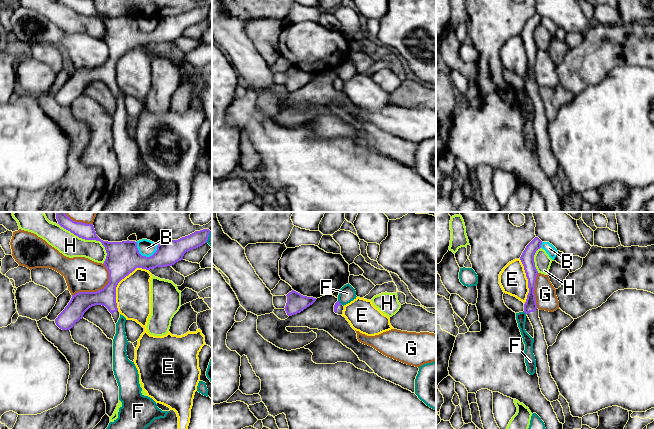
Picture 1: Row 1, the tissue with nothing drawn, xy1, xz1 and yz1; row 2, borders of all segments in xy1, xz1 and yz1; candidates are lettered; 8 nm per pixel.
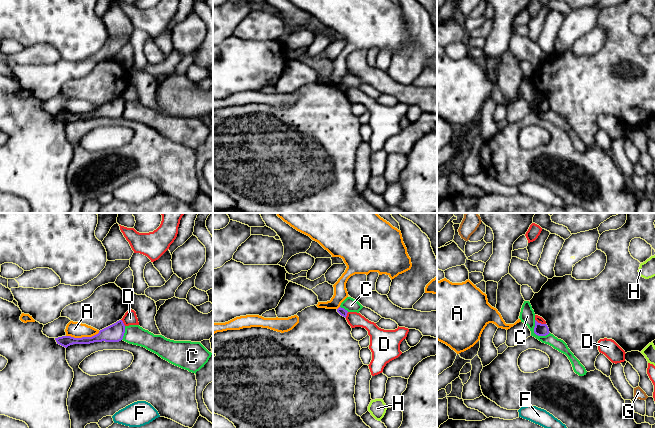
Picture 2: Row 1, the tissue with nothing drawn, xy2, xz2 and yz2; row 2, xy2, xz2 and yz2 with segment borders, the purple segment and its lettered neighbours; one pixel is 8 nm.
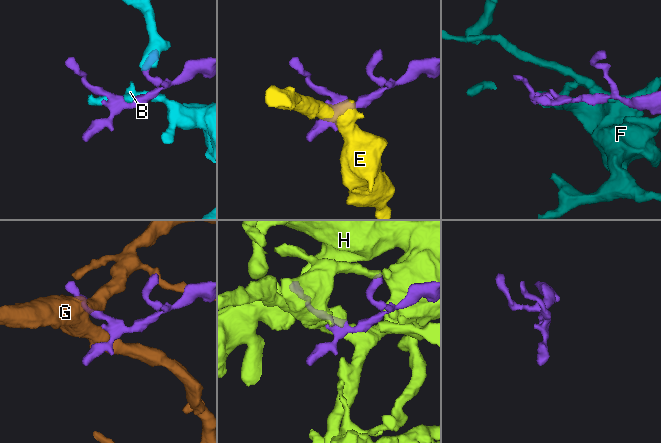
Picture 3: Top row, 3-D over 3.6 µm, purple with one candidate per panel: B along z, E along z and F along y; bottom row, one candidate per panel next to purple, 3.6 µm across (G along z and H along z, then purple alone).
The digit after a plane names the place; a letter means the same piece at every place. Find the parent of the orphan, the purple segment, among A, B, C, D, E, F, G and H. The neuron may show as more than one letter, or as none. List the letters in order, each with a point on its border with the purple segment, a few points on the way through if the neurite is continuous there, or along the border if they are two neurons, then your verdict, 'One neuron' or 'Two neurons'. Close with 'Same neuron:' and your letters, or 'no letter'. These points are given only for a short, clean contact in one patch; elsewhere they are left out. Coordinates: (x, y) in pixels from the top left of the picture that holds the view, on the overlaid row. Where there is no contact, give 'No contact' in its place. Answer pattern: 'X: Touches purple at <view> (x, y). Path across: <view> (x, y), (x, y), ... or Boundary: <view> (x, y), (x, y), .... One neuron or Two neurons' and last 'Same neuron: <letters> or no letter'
A: Touches purple at xy2 (82, 337). Two neurons
B: Touches purple at xy1 (145, 256). Boundary: xy1 (136, 242), (136, 247), (143, 256), (150, 256), (158, 245). Two neurons
C: Touches purple at yz2 (536, 334). Two neurons
D: Touches purple at yz2 (540, 323). Boundary: yz2 (535, 319), (545, 324). Two neurons
E: Touches purple at xy1 (119, 281). Two neurons
F: Touches purple at xy1 (207, 237). Two neurons
G: Touches purple at xy1 (99, 290). Two neurons
H: Touches purple at xy1 (90, 239). Two neurons
Same neuron: no letter

